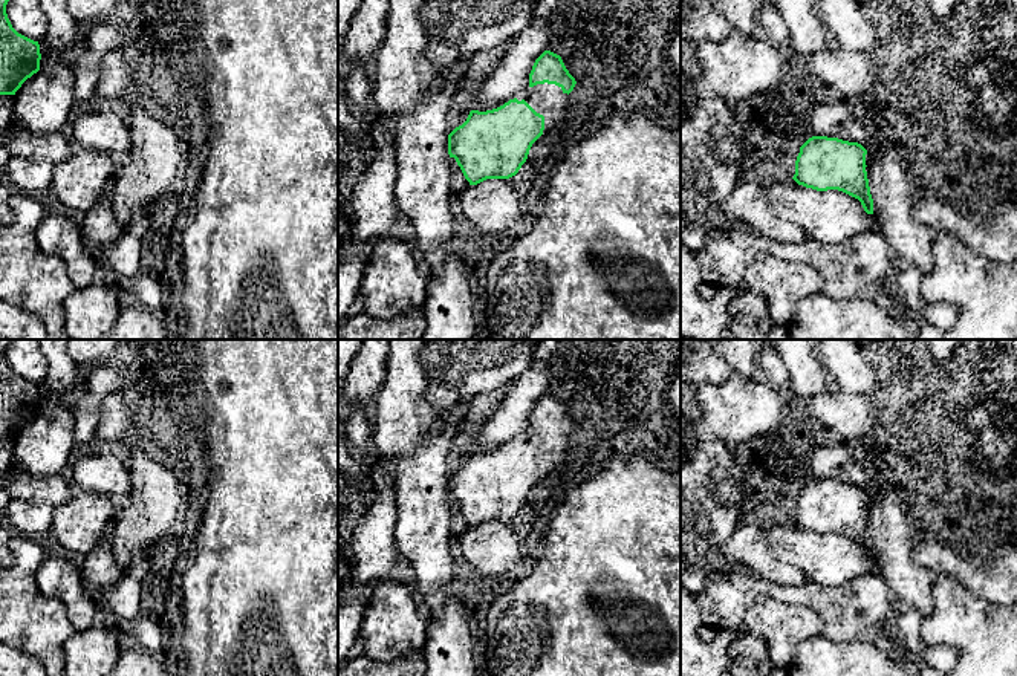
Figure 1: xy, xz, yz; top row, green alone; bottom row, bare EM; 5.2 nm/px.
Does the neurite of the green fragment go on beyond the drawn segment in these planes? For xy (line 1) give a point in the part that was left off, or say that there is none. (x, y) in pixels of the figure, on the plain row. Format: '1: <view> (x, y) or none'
1: none

